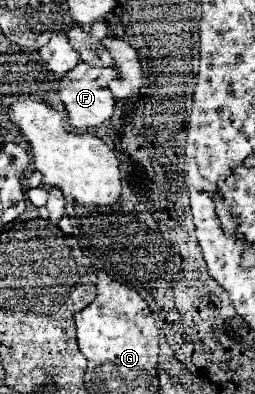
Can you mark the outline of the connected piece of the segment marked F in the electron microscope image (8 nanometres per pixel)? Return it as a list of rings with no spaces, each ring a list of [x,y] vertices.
[[[79,62],[75,68],[71,68],[63,78],[61,78],[61,102],[65,104],[67,110],[67,120],[73,128],[91,128],[91,126],[99,126],[105,120],[109,120],[109,116],[113,116],[115,110],[115,100],[107,88],[109,80],[117,78],[115,68],[95,68],[89,64]]]

